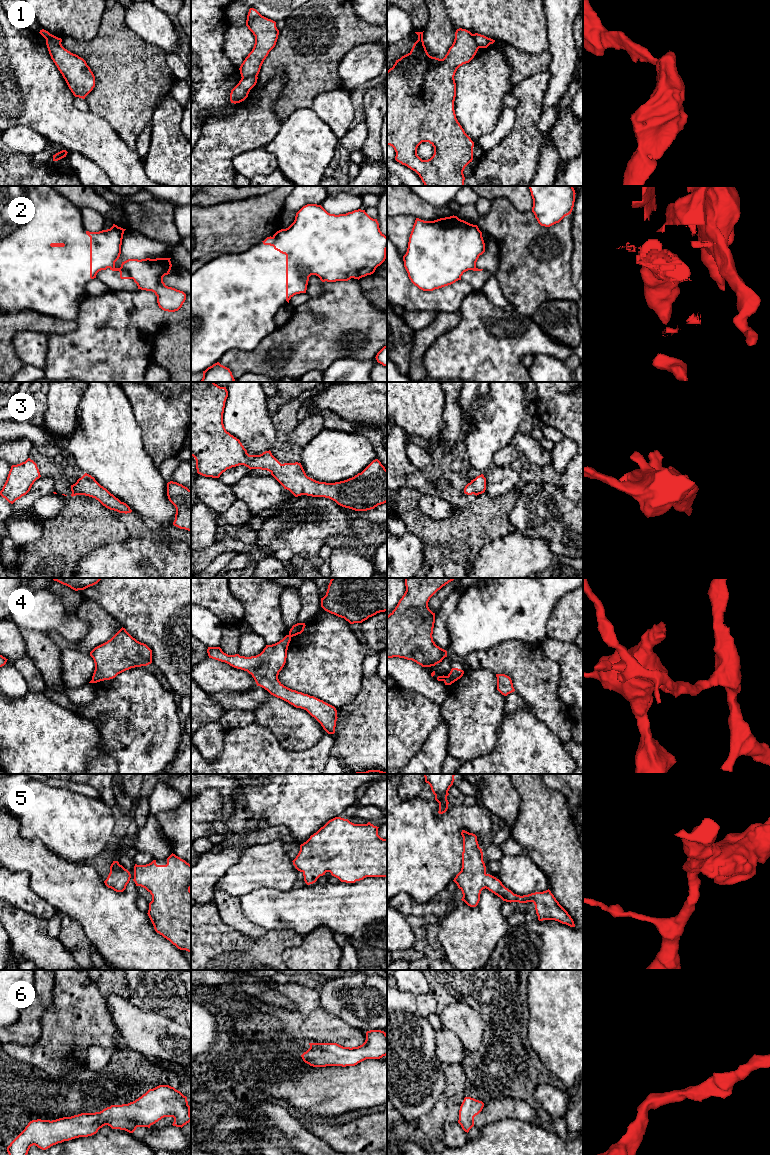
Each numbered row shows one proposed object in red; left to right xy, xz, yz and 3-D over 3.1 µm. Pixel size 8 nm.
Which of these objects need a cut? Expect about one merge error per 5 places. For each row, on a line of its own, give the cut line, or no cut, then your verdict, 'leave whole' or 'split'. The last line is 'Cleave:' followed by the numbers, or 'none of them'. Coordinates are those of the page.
1: cut in xy along (46, 39), (60, 44); split
2: cut in xy along (120, 267), (131, 278); split
3: no cut; leave whole
4: cut in xz along (288, 635), (290, 637); split
5: no cut; leave whole
6: no cut; leave whole
Cleave: 1, 2, 4

